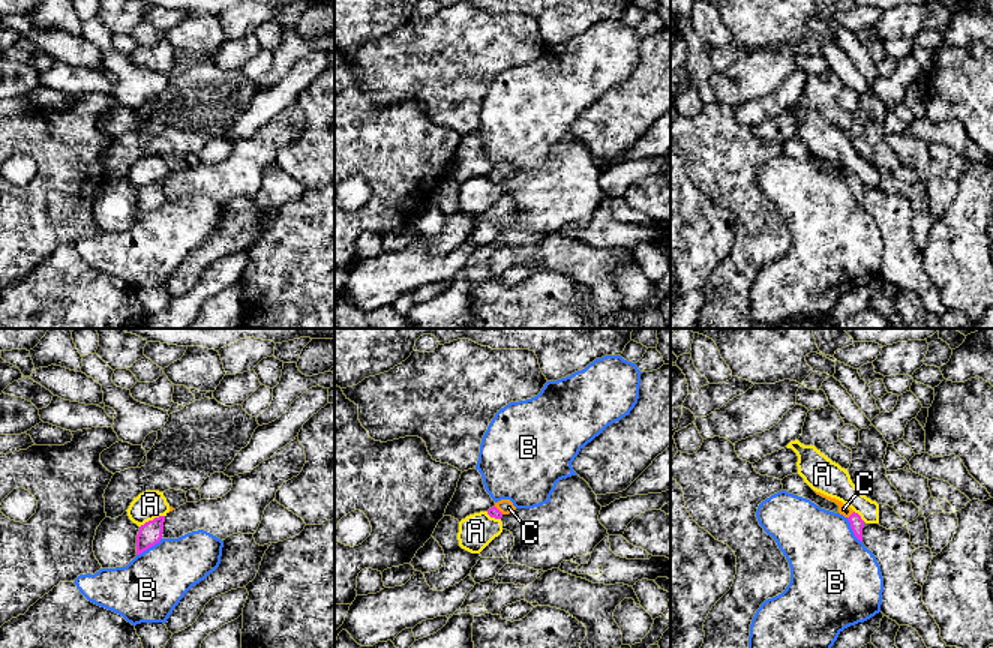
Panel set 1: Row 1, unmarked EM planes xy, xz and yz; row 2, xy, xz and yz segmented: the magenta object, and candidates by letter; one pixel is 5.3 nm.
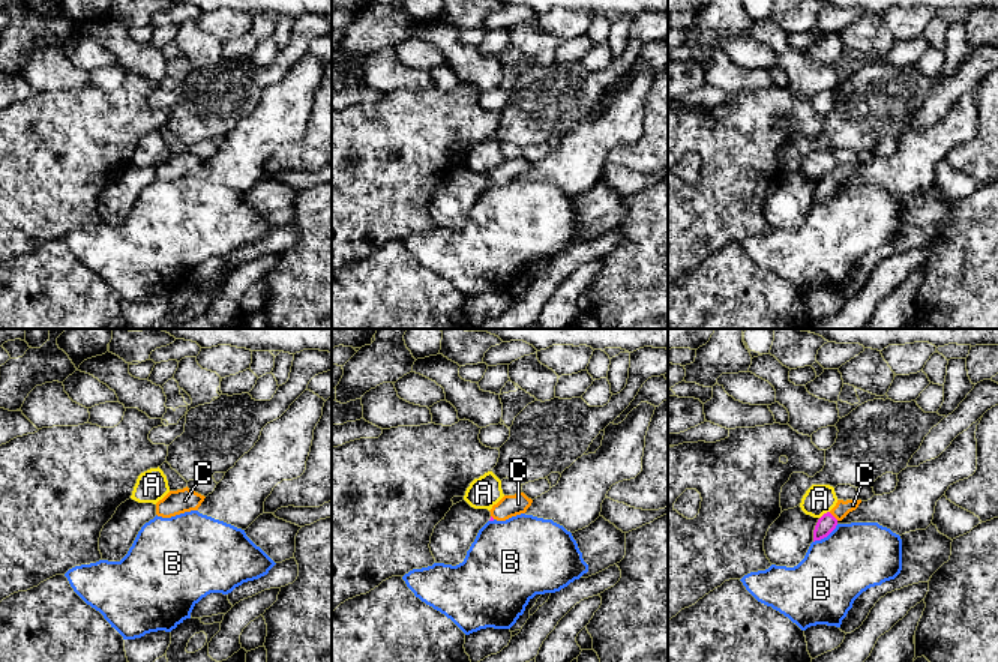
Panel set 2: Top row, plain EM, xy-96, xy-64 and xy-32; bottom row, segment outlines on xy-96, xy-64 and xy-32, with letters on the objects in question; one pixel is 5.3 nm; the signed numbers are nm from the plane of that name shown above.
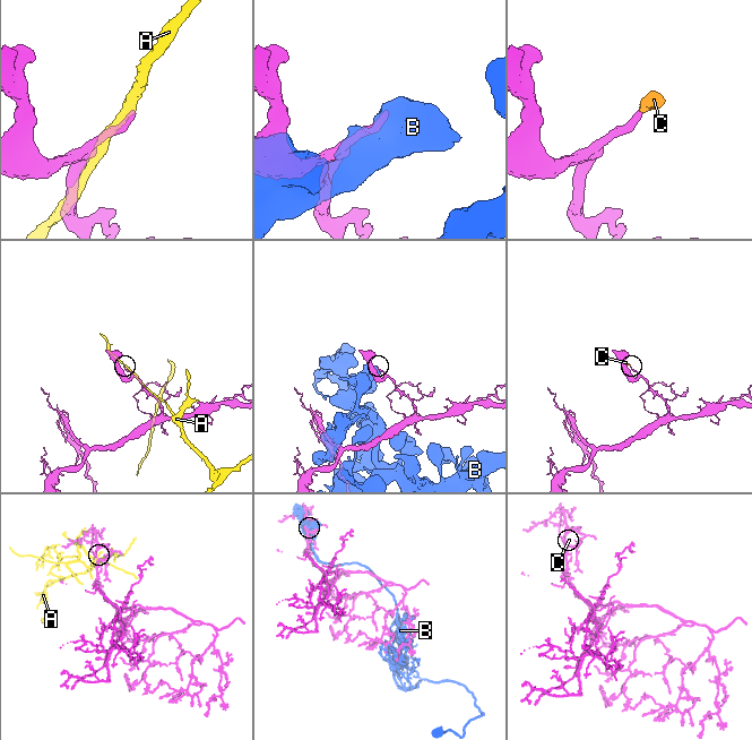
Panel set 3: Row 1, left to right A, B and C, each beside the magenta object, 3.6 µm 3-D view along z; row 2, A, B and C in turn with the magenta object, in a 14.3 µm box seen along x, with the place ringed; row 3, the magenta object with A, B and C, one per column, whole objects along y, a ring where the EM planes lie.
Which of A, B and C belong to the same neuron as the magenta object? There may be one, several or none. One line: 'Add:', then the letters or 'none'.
Add: C

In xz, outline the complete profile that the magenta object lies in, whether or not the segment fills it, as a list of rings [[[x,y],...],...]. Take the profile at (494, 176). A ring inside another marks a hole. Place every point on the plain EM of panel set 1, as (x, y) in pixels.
[[[501,164],[495,166],[492,172],[488,174],[488,178],[495,183],[501,183],[504,178],[514,176],[516,171],[510,164]]]

